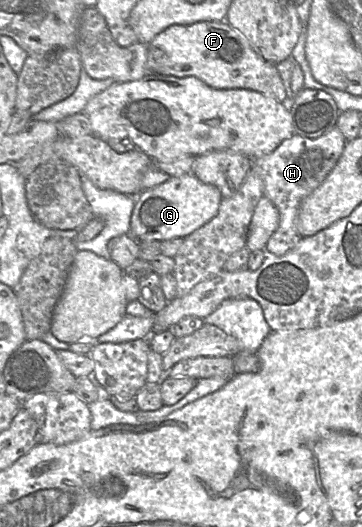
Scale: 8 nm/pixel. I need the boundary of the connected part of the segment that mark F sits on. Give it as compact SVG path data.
M200 21L190 25L172 25L165 29L160 34L147 44L147 72L150 74L158 74L165 76L174 76L174 77L196 77L206 83L208 86L214 89L234 89L234 88L243 88L250 89L265 95L271 96L280 102L284 102L286 99L286 91L283 85L283 82L279 76L276 65L265 61L261 56L259 56L254 49L251 47L250 43L246 37L237 29L233 28L227 21Z

